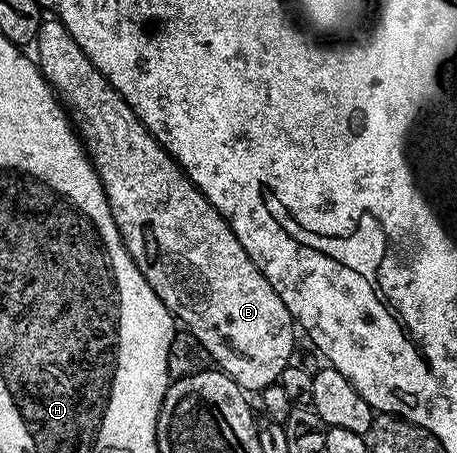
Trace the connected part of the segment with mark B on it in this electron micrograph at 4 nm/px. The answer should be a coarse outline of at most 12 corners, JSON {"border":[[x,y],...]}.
{"border":[[57,17],[36,65],[152,292],[247,392],[294,318]]}

